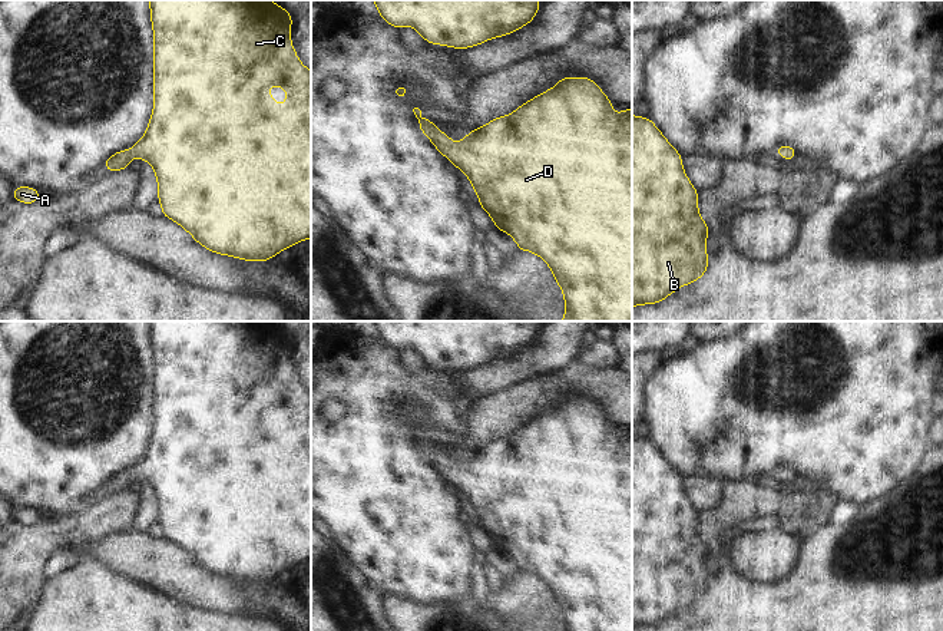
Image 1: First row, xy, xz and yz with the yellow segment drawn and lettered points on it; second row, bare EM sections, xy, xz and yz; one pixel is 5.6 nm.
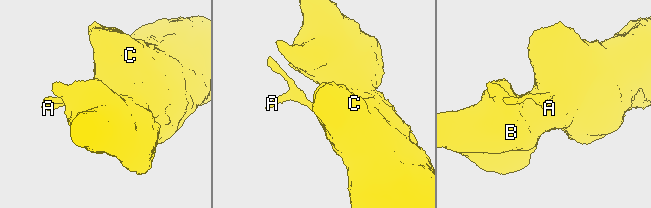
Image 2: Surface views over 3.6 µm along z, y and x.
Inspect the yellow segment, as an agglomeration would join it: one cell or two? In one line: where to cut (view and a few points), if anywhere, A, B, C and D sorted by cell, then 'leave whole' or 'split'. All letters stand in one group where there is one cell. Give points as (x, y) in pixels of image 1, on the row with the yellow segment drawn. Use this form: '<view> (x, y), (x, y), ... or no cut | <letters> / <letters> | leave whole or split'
no cut | A B C D | leave whole

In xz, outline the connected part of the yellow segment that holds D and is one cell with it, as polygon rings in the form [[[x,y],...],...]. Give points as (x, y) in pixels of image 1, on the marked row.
[[[562,76],[556,86],[527,100],[514,112],[499,116],[469,132],[457,145],[443,131],[437,129],[434,122],[423,118],[418,108],[413,109],[418,119],[418,129],[443,156],[466,174],[479,196],[480,208],[490,215],[494,228],[507,232],[517,244],[519,251],[530,251],[546,261],[566,304],[566,311],[560,321],[632,321],[632,108],[613,113],[611,110],[613,106],[615,103],[588,76]]]

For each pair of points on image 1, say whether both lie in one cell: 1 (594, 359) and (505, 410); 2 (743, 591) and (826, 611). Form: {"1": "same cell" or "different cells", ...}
{"1": "different cells", "2": "same cell"}

